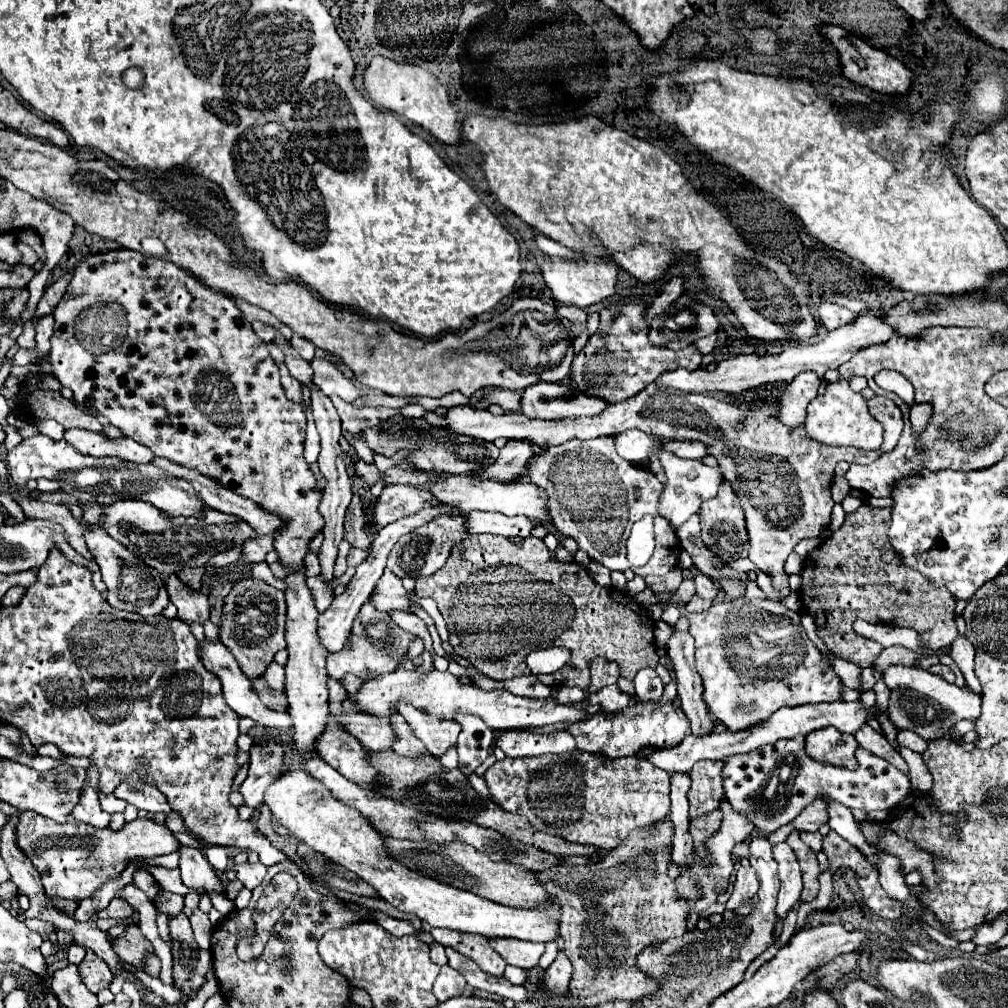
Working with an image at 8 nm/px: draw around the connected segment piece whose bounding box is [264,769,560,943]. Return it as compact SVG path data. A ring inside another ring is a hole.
M300 769L276 779L270 789L266 789L264 803L270 807L272 815L280 821L280 825L284 825L296 839L308 843L314 851L354 871L360 879L376 887L376 891L398 911L414 913L432 927L454 929L460 933L476 933L488 939L512 937L536 943L548 943L558 937L558 899L552 897L550 901L534 909L510 909L506 905L486 901L484 897L476 897L474 893L434 881L430 877L406 869L404 865L390 861L386 849L382 847L382 837L370 825L370 821L366 821L366 817L362 817L356 809L350 809L340 803L320 781L308 777Z

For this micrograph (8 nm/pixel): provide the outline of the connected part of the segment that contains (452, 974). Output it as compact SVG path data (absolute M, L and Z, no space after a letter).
M444 965L434 983L434 995L438 997L438 1001L442 1003L454 995L466 995L466 993L468 993L468 985L466 985L464 977L450 965Z

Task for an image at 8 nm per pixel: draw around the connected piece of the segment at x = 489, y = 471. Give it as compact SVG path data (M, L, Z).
M510 439L506 443L506 447L500 449L500 457L494 465L486 467L479 472L484 479L500 481L500 483L508 483L514 475L518 475L524 465L528 463L528 459L532 457L534 453L534 443L532 441L516 441L516 439Z

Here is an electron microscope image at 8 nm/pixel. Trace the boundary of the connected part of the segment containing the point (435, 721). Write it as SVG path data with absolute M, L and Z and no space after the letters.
M406 701L398 705L398 713L434 757L440 757L448 747L456 745L456 737L460 733L460 725L456 721L430 717L430 713L422 713L422 709L414 709L412 705L406 705Z

